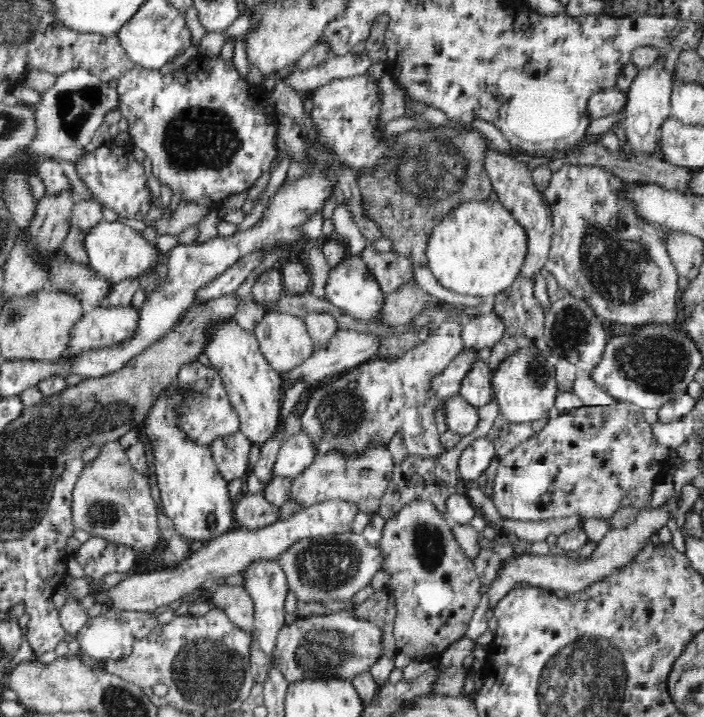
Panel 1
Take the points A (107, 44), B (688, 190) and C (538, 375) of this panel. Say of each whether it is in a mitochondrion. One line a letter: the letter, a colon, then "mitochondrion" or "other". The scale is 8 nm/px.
A: other
B: other
C: mitochondrion

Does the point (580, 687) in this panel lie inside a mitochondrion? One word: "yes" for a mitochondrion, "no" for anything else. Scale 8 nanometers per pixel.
yes

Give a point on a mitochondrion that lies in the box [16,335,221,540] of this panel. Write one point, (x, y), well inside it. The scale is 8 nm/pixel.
(102, 513)

